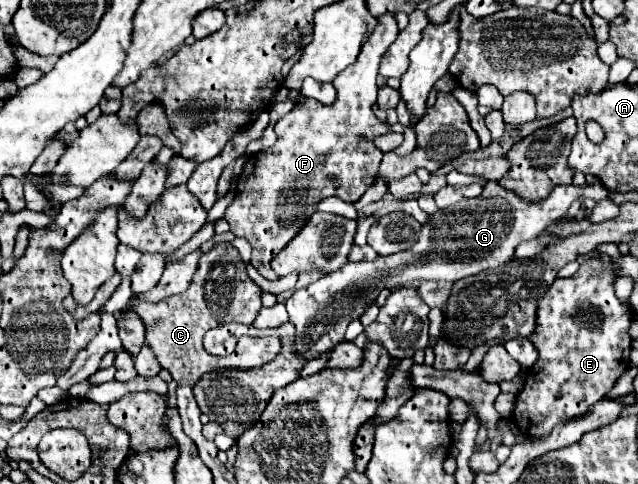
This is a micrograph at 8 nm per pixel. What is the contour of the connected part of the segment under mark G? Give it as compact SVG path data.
M598 180L582 186L562 184L556 186L548 198L528 204L516 194L504 190L498 182L488 182L478 198L462 200L456 206L432 214L422 226L420 240L414 248L390 256L378 256L374 262L348 262L344 268L322 276L302 290L296 290L286 302L290 322L296 326L296 352L306 356L306 360L314 360L338 346L344 340L346 326L360 318L384 288L396 290L414 280L456 282L482 270L502 266L514 256L520 242L540 236L546 226L564 218L570 204L582 196L600 202L608 196L608 192L602 184L598 184Z

